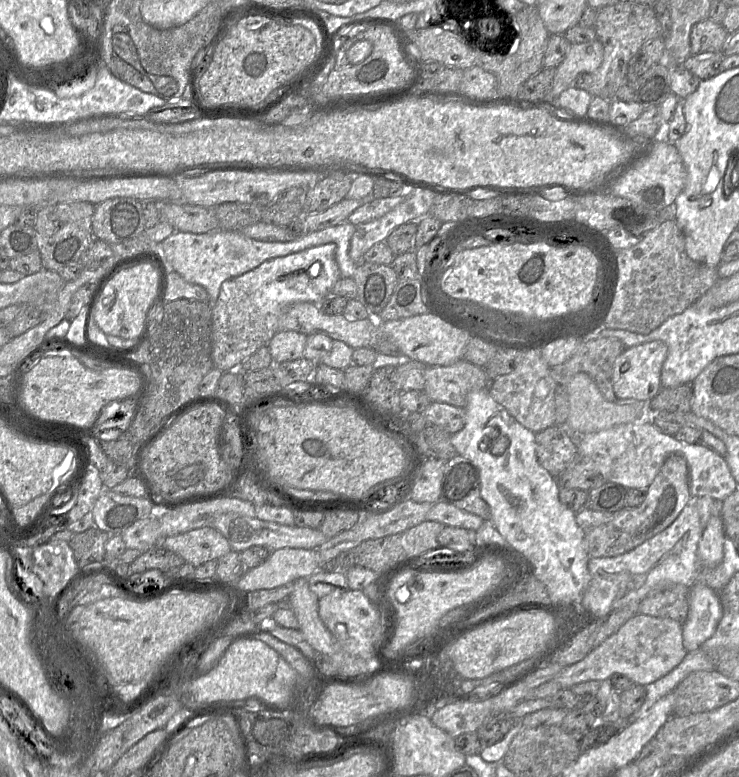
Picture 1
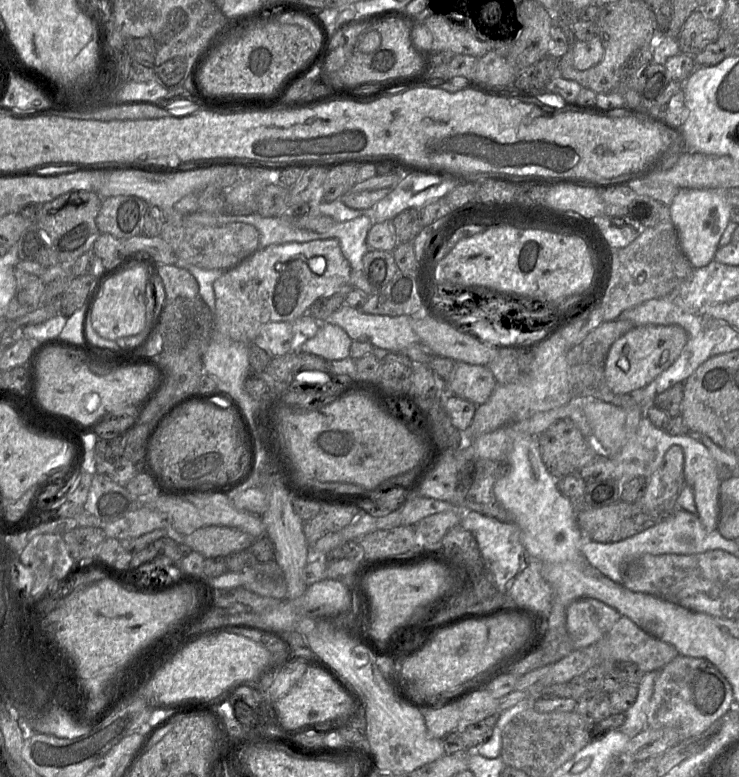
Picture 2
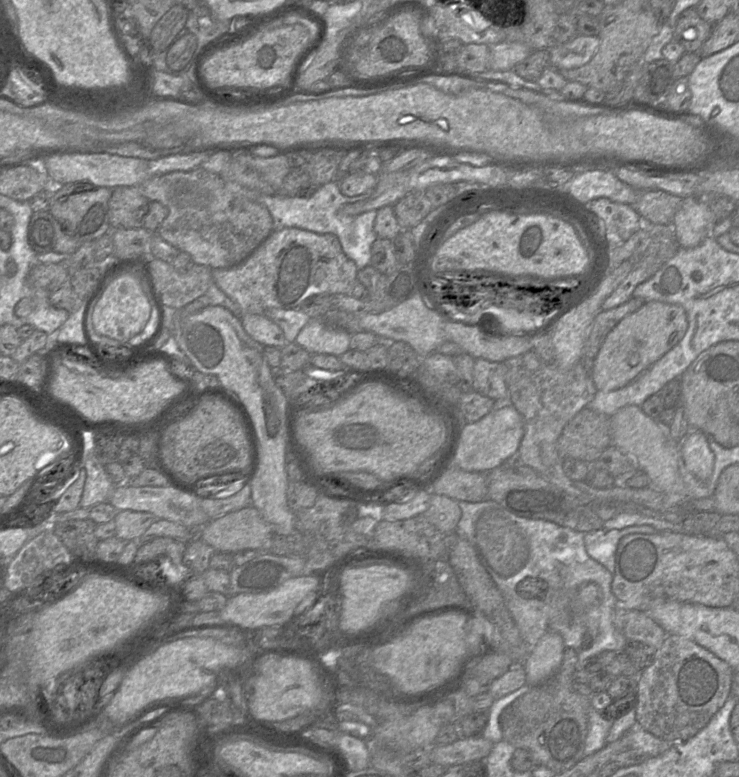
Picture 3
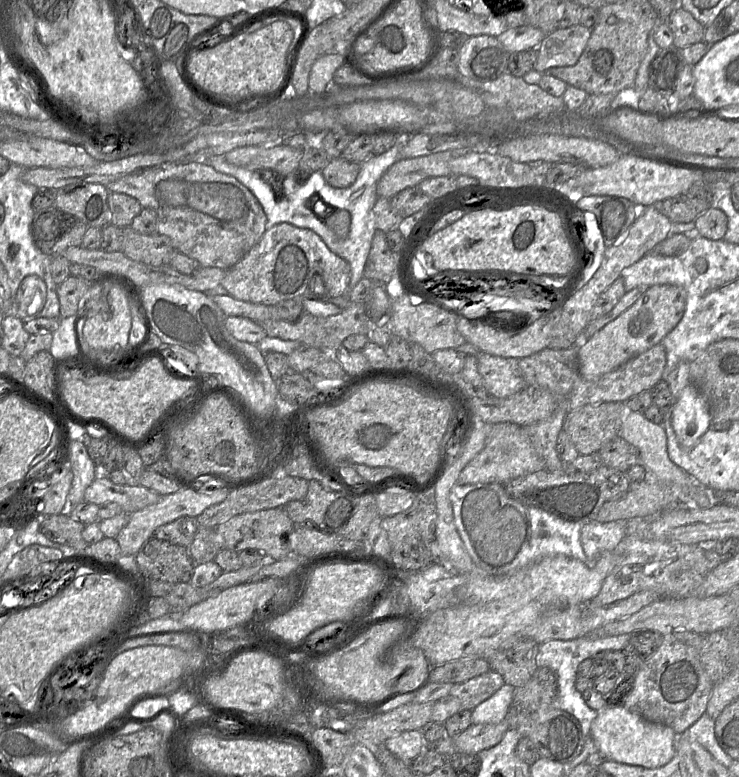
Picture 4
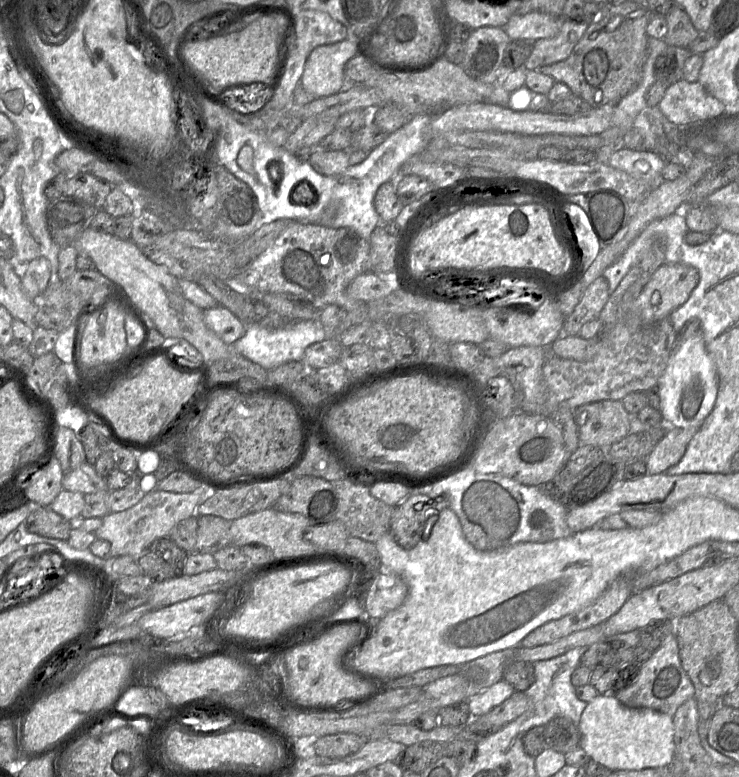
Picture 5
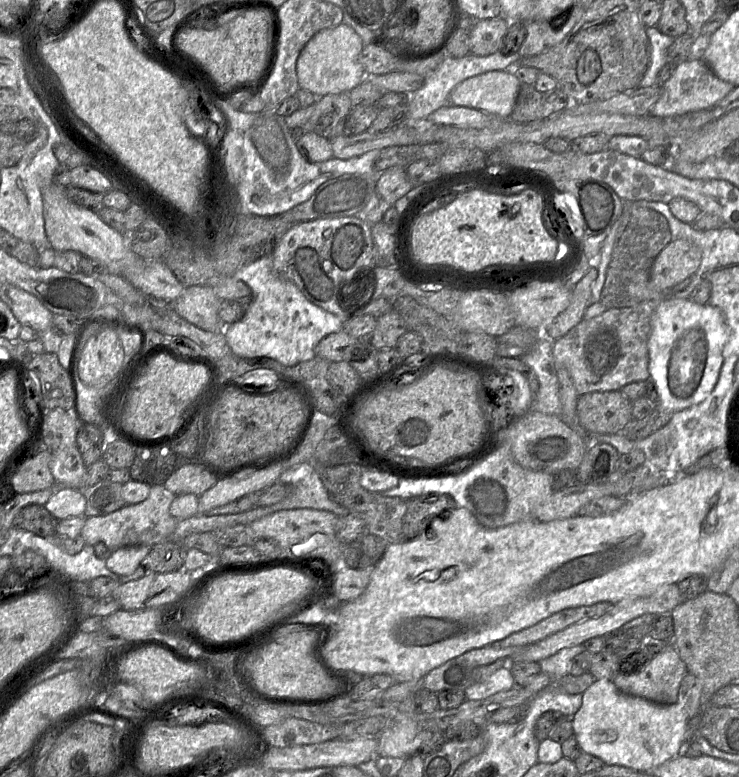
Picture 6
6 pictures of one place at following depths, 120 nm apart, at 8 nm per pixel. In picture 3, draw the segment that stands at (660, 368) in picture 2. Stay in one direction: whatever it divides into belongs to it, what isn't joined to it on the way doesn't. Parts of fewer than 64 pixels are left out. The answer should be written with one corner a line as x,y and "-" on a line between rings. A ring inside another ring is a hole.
659,301
644,302
635,312
624,317
607,334
600,349
592,361
590,376
597,391
608,392
623,388
634,381
641,373
650,368
664,354
676,346
684,337
688,328
685,310
675,304

